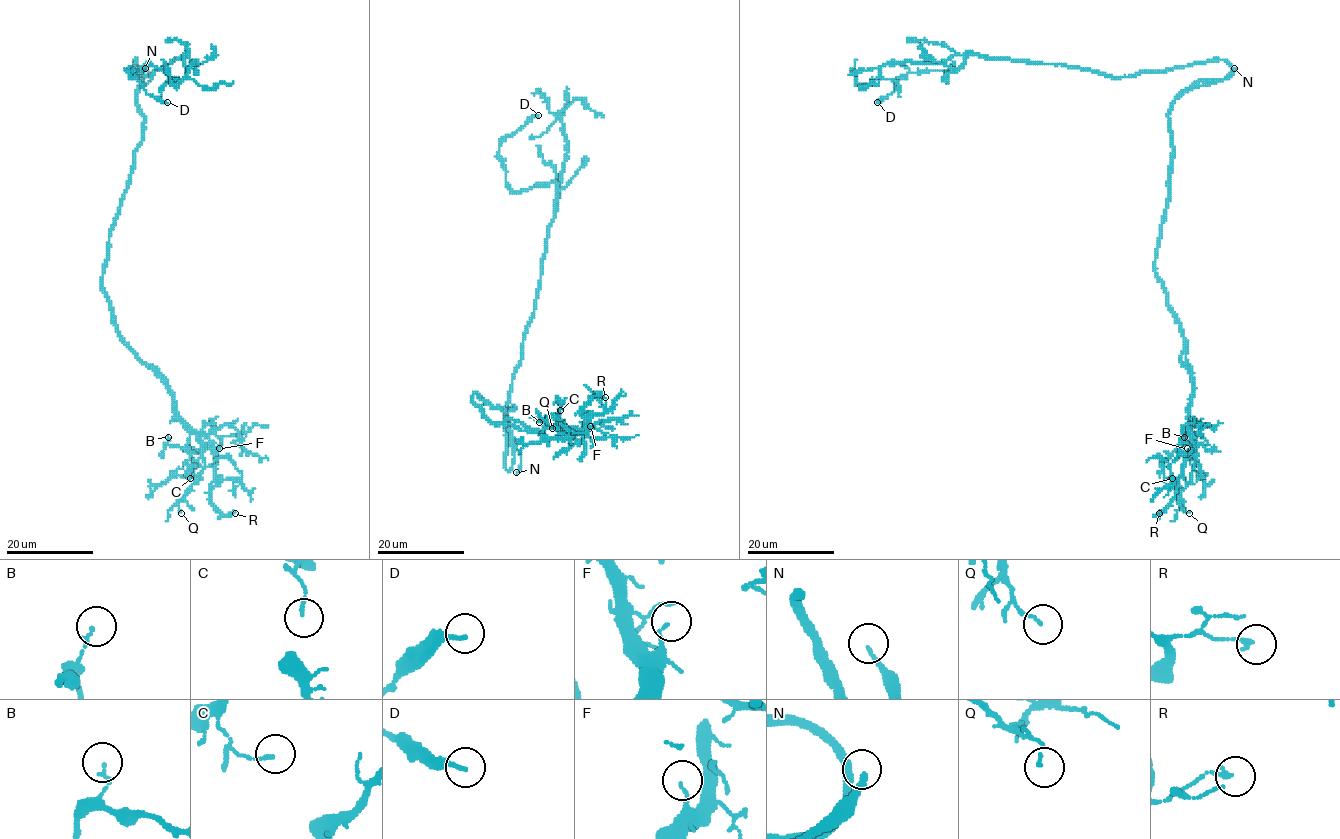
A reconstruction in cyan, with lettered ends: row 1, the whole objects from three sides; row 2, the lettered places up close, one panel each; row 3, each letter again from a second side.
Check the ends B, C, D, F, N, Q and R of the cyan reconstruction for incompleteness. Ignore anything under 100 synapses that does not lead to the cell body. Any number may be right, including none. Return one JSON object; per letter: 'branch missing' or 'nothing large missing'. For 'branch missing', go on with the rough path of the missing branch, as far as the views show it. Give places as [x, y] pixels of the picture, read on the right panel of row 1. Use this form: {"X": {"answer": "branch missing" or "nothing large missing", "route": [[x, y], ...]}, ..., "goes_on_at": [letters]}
{"B": {"answer": "nothing large missing"}, "C": {"answer": "nothing large missing"}, "D": {"answer": "nothing large missing"}, "F": {"answer": "nothing large missing"}, "N": {"answer": "branch missing"}, "Q": {"answer": "nothing large missing"}, "R": {"answer": "nothing large missing"}, "goes_on_at": ["N"]}

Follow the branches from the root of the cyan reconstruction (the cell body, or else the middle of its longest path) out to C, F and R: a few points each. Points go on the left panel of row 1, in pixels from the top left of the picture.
C: (137, 91), (143, 139), (109, 237), (102, 288), (119, 337), (163, 381), (174, 415), (189, 433), (190, 478)
F: (137, 91), (143, 139), (109, 237), (102, 288), (119, 337), (163, 381), (174, 411), (216, 454), (219, 448)
R: (137, 91), (143, 139), (102, 288), (119, 337), (208, 440), (210, 501), (222, 517), (235, 513)

